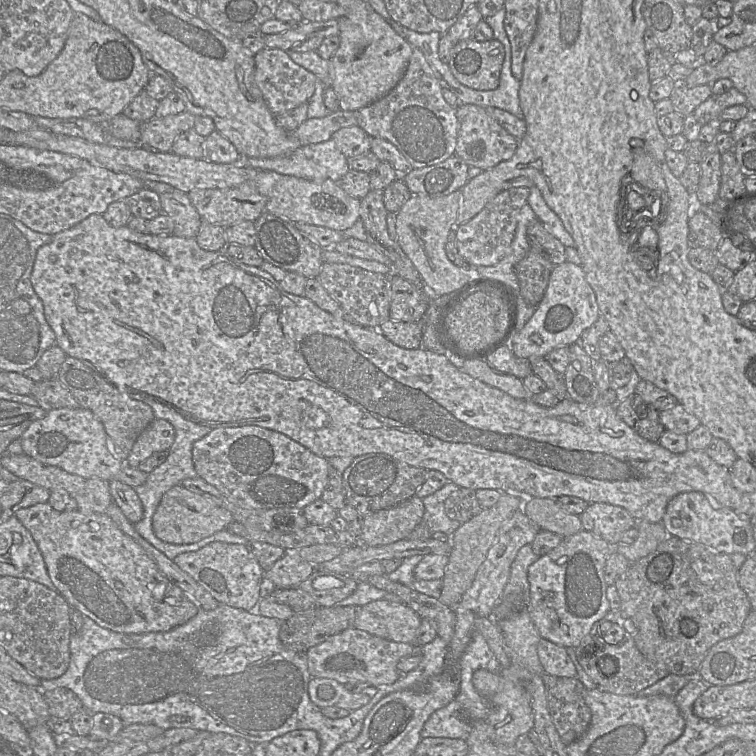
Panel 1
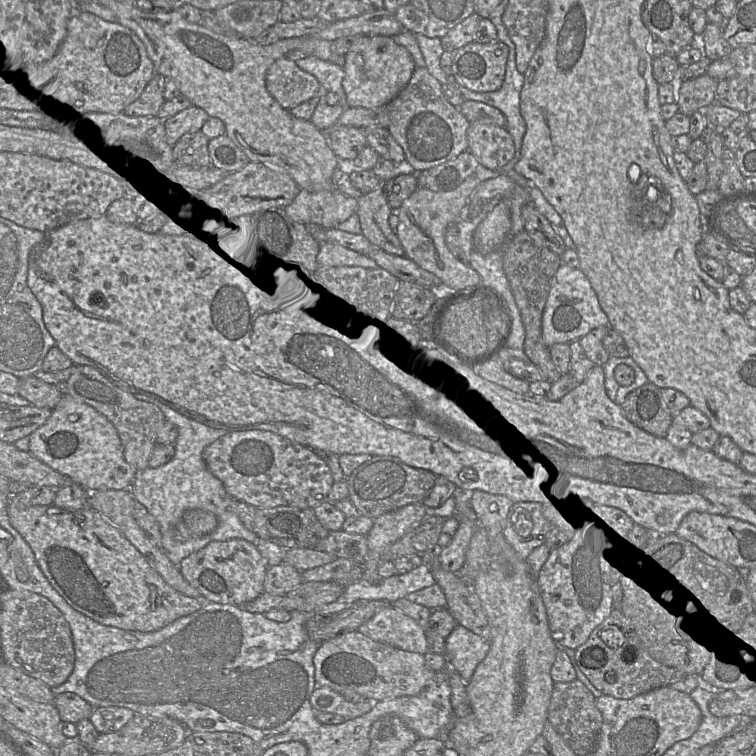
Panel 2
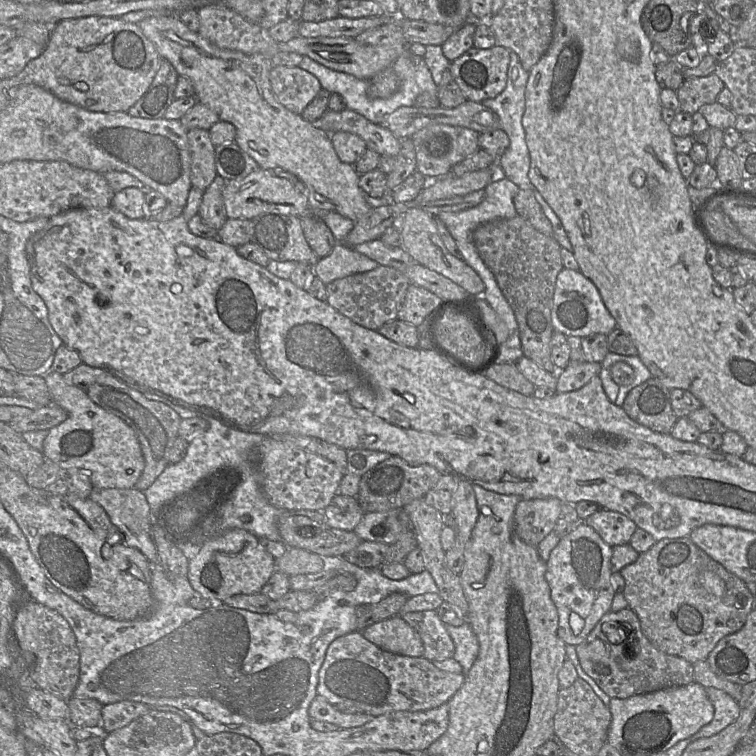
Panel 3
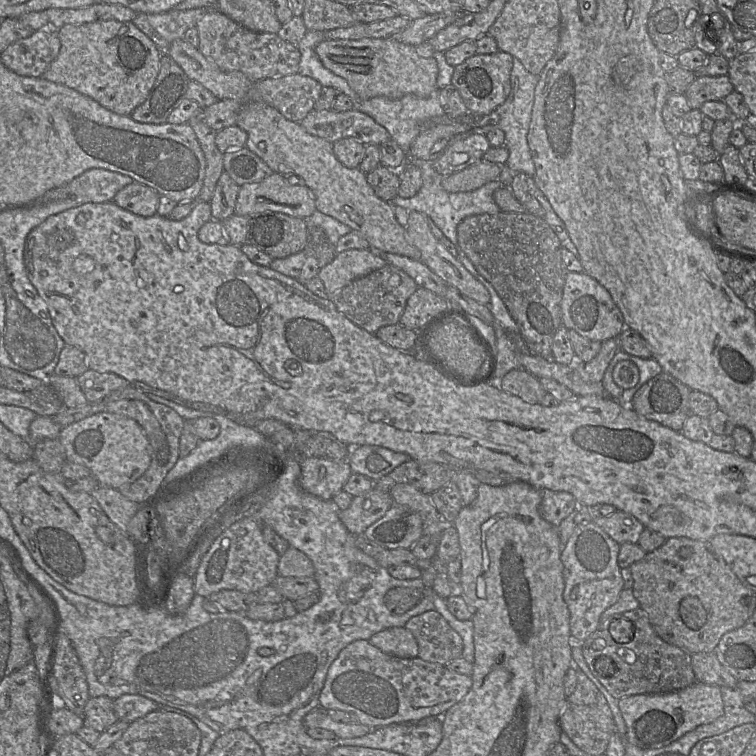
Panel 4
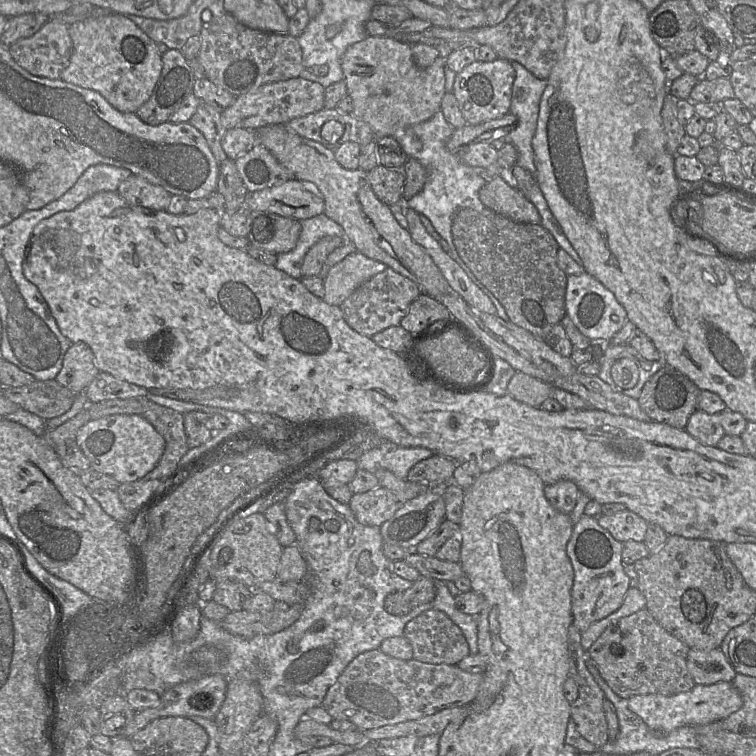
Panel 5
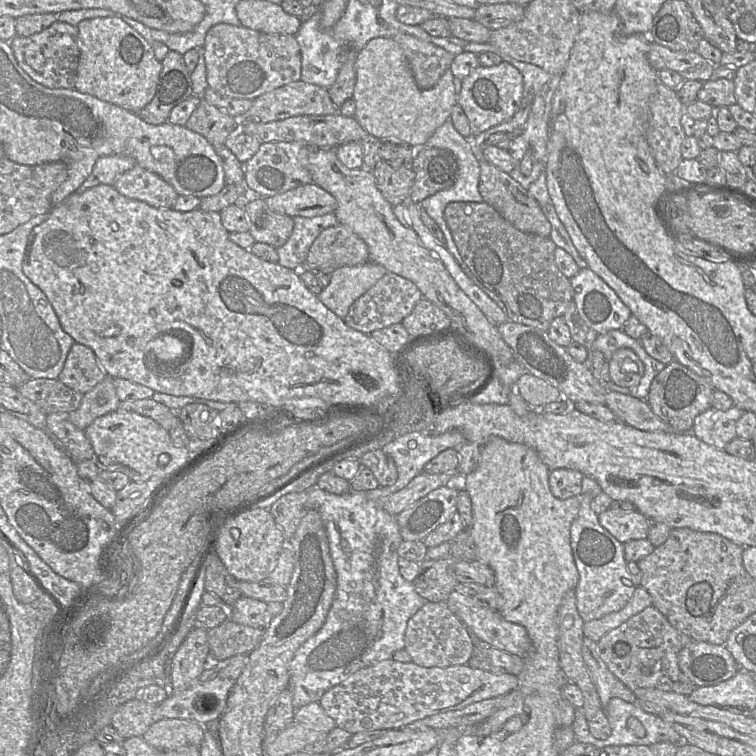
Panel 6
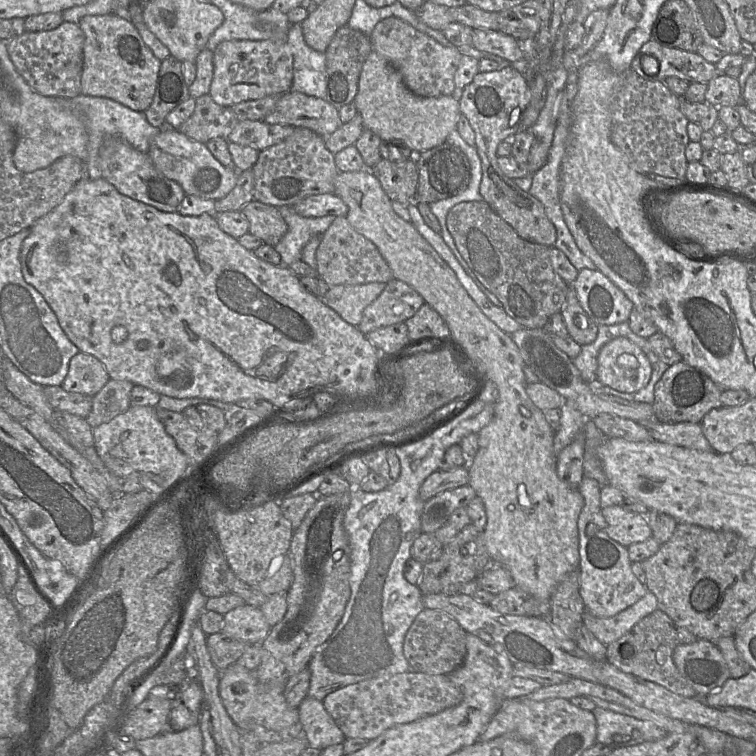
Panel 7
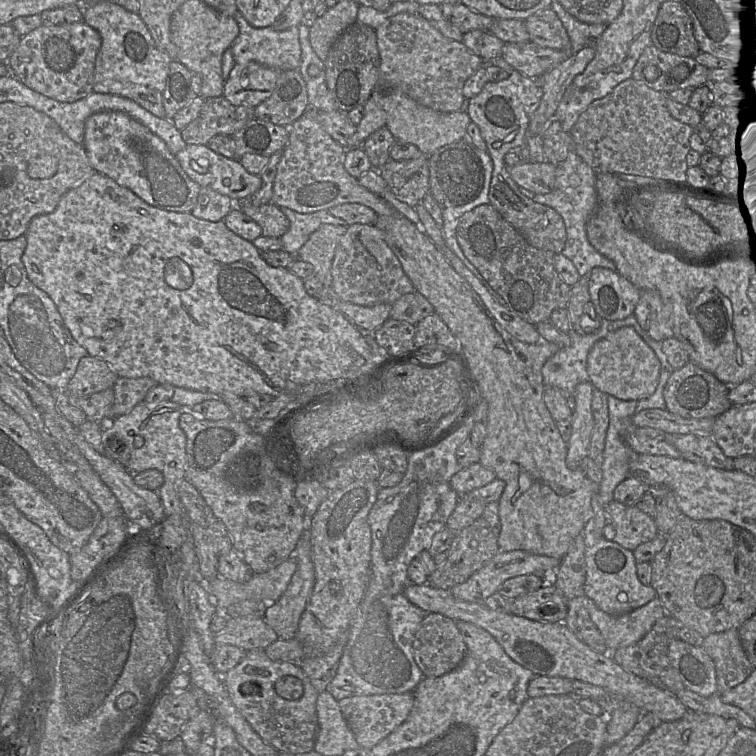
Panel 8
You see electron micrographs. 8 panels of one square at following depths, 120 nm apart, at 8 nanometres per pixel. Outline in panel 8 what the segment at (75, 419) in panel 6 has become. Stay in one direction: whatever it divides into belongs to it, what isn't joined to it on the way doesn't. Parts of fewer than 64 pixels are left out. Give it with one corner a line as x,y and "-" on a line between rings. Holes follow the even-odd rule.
148,377
118,378
112,387
114,402
110,410
110,418
104,423
130,412
136,405
142,403
146,394
158,383

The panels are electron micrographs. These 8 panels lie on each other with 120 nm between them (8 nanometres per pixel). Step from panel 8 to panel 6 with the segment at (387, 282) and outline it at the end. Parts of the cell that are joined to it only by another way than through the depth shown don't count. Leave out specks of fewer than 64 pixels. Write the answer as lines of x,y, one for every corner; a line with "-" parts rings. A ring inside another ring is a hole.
338,224
324,229
312,243
306,263
311,267
319,267
318,271
331,275
331,273
343,266
356,266
370,261
366,243
354,234
349,227

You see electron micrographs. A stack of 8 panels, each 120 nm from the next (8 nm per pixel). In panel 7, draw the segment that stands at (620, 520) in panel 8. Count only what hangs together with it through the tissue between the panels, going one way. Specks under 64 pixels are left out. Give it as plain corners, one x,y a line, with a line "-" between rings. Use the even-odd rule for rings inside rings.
623,505
605,507
602,515
606,521
606,533
623,546
652,538
646,515
629,511

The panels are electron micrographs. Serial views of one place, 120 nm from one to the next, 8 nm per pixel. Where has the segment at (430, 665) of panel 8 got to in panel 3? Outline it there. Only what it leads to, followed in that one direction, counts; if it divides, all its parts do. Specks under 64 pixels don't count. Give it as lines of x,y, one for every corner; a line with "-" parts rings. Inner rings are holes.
436,610
409,612
402,618
420,635
424,645
424,658
430,661
440,661
453,657
454,642

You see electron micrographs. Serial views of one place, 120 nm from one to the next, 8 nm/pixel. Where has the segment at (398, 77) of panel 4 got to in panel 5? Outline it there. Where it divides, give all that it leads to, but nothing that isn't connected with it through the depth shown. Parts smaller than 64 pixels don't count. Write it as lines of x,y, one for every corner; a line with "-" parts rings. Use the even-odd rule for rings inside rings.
368,35
364,40
349,46
341,58
347,94
353,101
352,114
367,123
376,138
393,136
398,129
427,121
441,110
445,94
446,58
438,56
430,66
421,68
414,61
411,47
392,37

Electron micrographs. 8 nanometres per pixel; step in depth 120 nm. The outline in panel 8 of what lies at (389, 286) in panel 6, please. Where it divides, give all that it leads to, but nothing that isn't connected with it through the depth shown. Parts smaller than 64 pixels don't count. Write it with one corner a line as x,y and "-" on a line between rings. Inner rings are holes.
414,291
391,305
389,318
416,325
432,313
435,313
433,305
421,293

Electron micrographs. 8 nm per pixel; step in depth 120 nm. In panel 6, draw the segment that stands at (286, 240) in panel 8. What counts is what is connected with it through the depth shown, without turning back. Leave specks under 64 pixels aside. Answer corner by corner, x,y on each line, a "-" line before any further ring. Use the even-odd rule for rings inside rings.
334,213
312,218
296,216
293,217
293,221
292,234
284,245
276,248
277,263
293,271
298,271
305,263
308,251
318,235
324,229
338,225
339,222

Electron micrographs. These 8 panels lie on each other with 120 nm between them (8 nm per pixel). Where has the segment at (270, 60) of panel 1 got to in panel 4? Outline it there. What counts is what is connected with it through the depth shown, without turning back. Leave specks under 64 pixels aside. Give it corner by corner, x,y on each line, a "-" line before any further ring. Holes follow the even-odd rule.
296,73
254,82
247,93
247,101
265,103
278,110
286,119
300,123
314,110
321,90
322,85
317,80

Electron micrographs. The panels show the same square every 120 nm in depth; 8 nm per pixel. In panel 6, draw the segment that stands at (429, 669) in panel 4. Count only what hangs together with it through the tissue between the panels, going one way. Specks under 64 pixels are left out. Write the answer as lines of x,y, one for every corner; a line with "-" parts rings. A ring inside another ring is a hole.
393,659
362,668
326,691
318,702
336,726
354,735
358,732
391,730
425,717
458,710
474,702
506,695
517,690
516,675
494,674
468,664
422,667

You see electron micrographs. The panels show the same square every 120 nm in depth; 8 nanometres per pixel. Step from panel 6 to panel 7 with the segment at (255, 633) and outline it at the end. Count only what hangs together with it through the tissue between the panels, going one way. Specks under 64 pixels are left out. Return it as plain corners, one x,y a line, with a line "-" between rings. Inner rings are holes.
222,632
207,635
206,643
211,661
220,671
236,663
249,646
247,643
230,638

